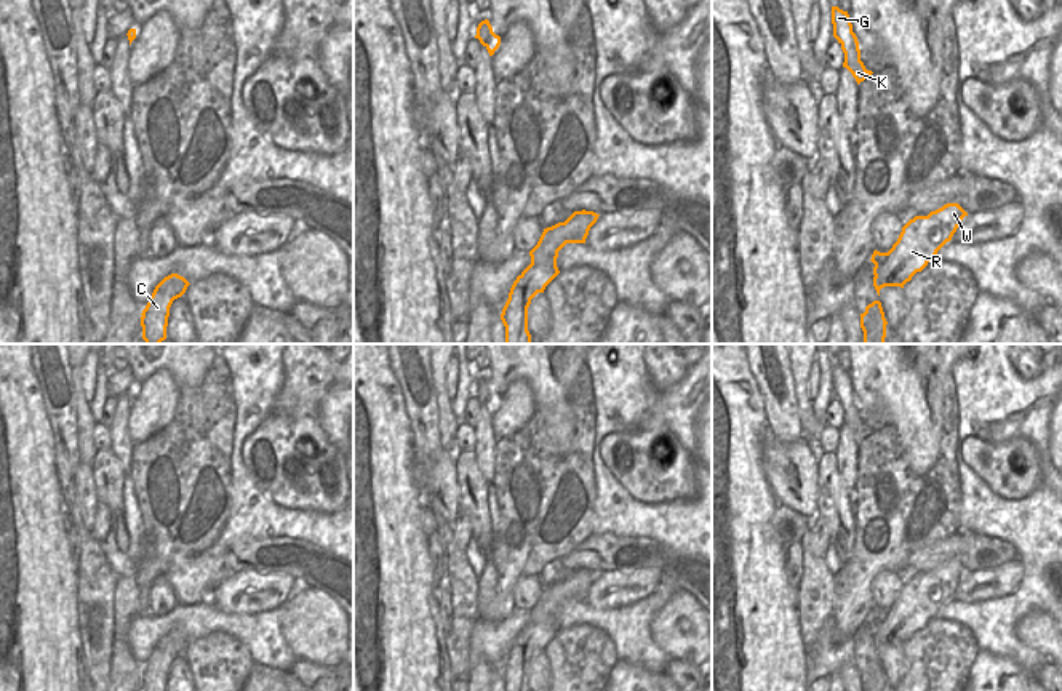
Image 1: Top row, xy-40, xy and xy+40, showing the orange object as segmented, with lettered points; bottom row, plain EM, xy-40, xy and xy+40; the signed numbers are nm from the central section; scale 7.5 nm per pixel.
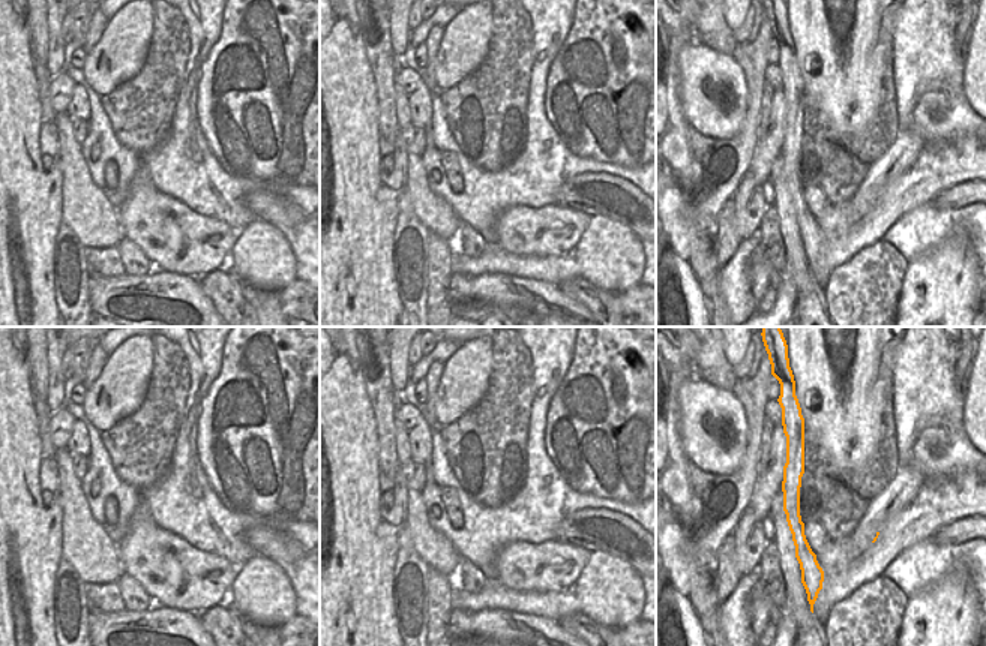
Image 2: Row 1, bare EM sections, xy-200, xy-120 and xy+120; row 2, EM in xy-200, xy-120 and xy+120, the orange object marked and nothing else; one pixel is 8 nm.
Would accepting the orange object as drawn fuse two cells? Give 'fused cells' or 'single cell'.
fused cells

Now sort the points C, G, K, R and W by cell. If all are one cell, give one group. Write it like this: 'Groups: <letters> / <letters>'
Groups: C R W / G K.

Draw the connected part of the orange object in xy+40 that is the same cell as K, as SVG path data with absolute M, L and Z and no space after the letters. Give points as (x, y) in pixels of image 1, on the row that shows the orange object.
M832 6L832 24L833 37L838 40L844 53L843 67L846 67L852 74L859 85L873 72L867 70L864 62L860 61L859 42L856 34L852 32L852 24L848 11L843 11L838 6Z

